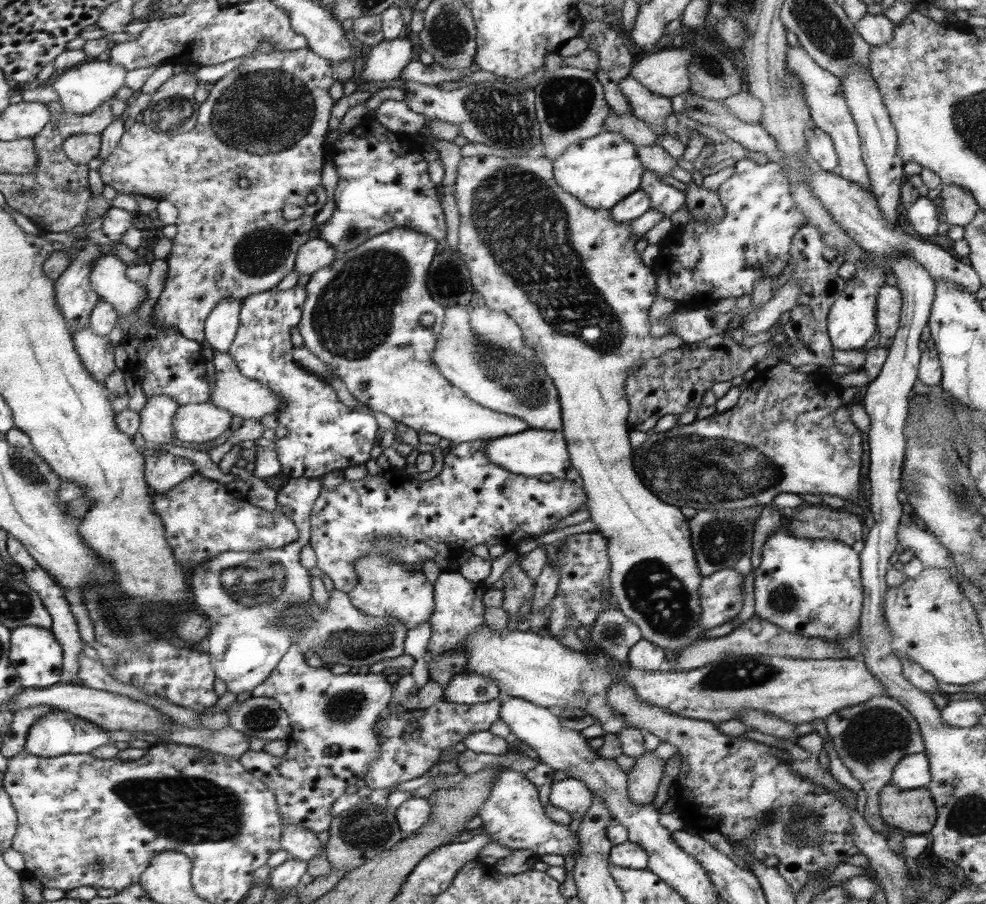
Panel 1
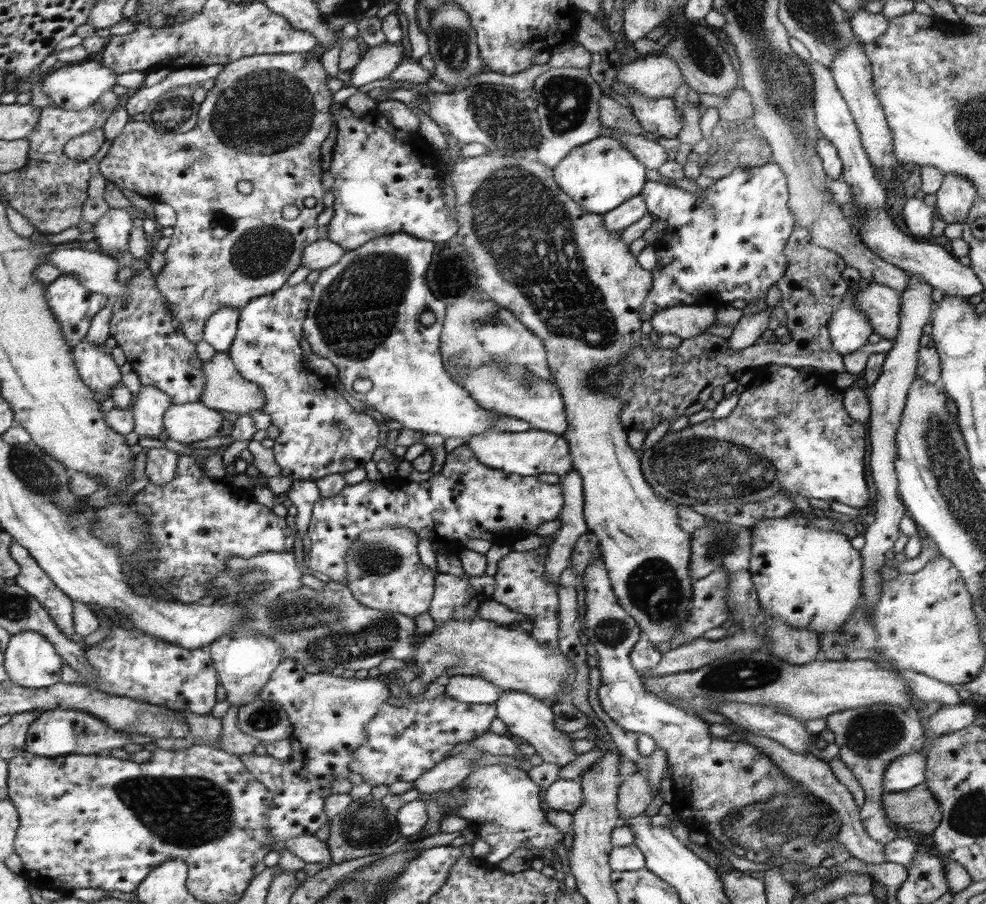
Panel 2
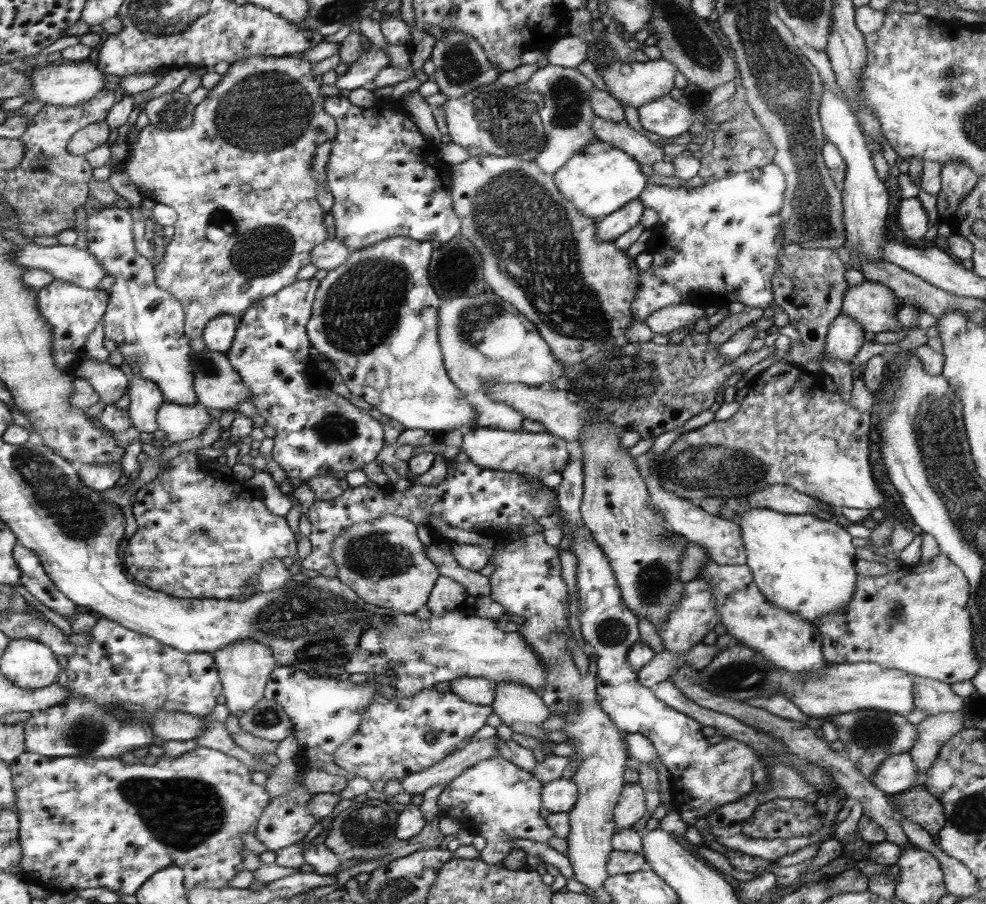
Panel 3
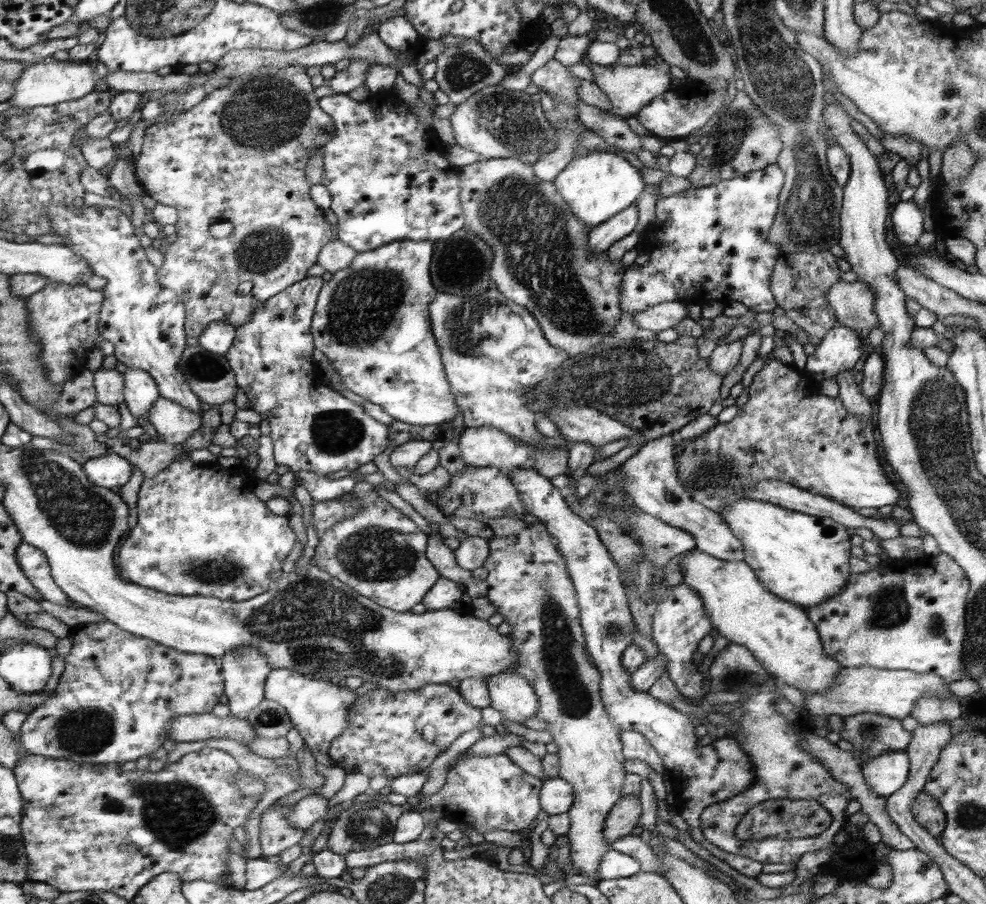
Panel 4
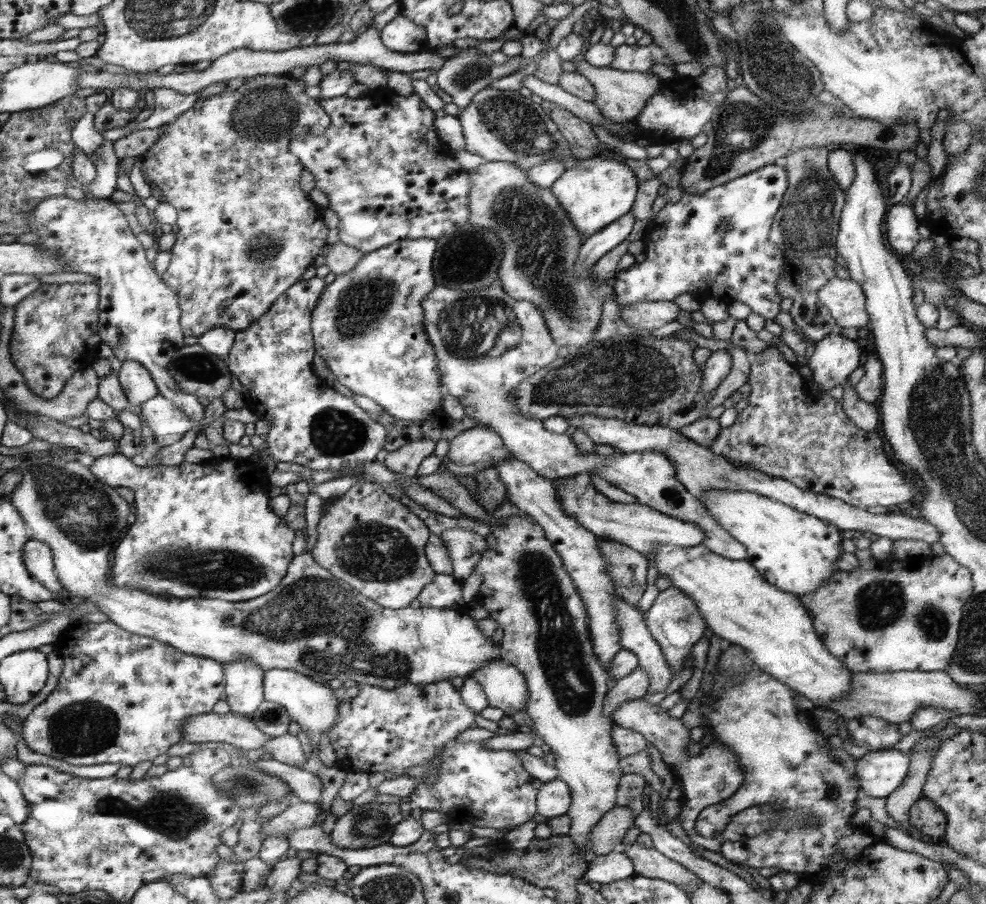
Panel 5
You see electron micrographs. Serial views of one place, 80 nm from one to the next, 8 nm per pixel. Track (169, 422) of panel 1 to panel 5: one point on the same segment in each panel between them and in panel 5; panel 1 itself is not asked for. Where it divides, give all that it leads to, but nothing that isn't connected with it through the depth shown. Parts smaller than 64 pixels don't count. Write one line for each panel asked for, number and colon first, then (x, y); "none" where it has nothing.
2: (151, 405)
3: (146, 398)
4: (140, 391)
5: (138, 385)

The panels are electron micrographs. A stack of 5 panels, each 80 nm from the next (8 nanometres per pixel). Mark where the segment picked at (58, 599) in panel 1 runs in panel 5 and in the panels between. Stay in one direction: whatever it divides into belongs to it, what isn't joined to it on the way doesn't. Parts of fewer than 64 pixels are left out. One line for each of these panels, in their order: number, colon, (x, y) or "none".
2: (59, 607)
3: (35, 579)
4: (35, 565)
5: (38, 558)

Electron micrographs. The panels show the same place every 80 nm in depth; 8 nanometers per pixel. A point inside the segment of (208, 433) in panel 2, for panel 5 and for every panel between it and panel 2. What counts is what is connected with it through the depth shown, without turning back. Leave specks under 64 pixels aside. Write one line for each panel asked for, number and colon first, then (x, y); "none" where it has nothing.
3: (178, 423)
4: (174, 423)
5: (169, 424)

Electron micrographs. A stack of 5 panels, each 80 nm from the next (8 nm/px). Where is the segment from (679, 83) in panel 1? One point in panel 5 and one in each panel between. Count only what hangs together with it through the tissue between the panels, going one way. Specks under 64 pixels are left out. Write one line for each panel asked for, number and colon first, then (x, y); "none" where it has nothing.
2: (654, 77)
3: (631, 83)
4: (629, 88)
5: (620, 96)

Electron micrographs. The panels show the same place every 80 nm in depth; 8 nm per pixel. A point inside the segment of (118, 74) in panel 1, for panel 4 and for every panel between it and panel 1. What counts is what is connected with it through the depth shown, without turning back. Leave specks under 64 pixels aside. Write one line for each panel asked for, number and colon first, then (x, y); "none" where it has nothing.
2: (77, 86)
3: (64, 84)
4: (50, 82)

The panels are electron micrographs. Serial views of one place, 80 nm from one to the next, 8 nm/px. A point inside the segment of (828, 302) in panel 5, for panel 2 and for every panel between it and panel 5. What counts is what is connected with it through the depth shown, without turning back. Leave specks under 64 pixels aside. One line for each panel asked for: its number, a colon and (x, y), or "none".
2: (881, 303)
3: (873, 305)
4: (853, 304)

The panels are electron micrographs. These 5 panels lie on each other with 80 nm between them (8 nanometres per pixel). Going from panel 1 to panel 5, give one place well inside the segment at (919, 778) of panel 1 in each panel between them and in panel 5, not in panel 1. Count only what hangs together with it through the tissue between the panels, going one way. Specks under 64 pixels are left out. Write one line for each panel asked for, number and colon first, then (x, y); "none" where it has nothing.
2: (905, 772)
3: (898, 772)
4: (887, 773)
5: (879, 773)

